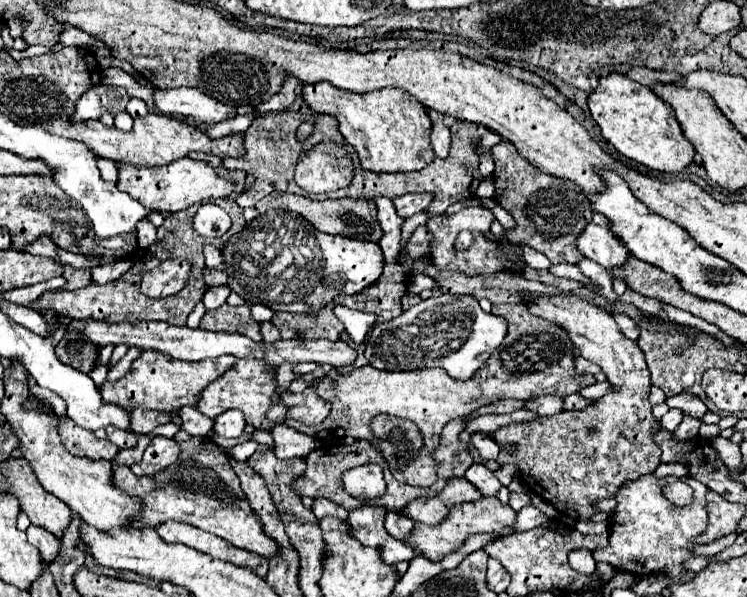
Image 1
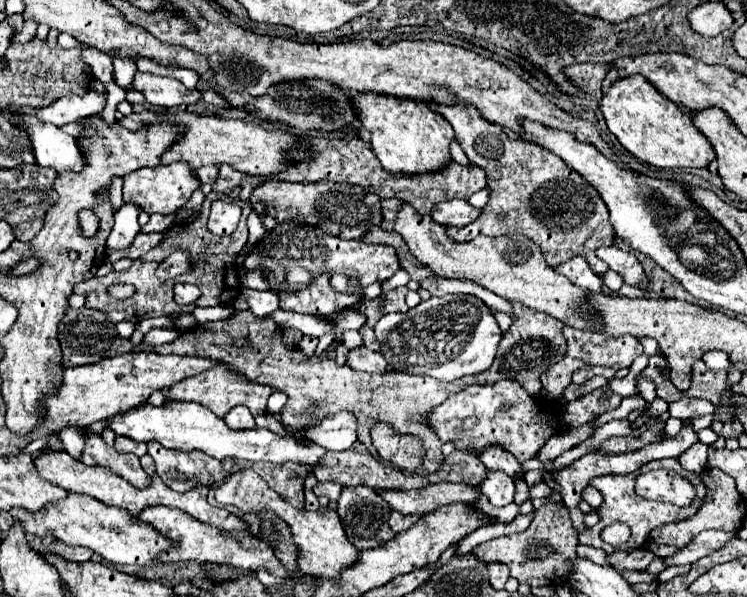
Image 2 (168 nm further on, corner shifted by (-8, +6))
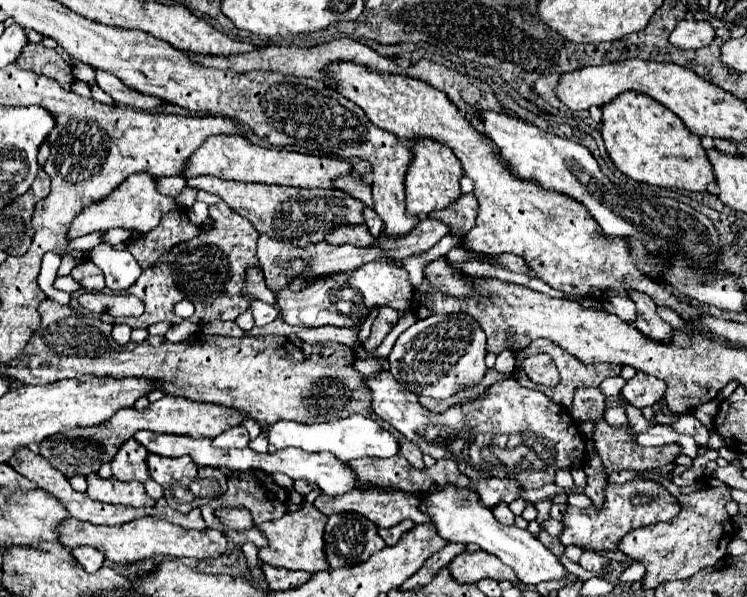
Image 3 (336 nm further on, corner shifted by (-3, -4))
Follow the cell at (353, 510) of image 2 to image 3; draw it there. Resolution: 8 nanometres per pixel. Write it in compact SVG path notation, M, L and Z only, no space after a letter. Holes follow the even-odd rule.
M329 515L325 527L325 549L331 567L347 567L367 561L385 547L375 523L363 515Z

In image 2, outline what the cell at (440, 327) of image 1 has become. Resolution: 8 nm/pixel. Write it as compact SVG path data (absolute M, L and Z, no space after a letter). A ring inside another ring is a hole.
M454 295L430 297L408 313L388 313L376 323L374 333L392 371L428 375L438 381L454 381L464 375L486 371L502 339L490 309L470 295L456 301Z

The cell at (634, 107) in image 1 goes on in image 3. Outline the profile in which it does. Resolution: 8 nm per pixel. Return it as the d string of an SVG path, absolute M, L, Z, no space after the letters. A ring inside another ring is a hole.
M625 91L601 107L601 135L615 167L627 177L657 187L675 187L687 191L705 191L713 181L713 167L697 135L691 135L677 115L655 103L649 95Z

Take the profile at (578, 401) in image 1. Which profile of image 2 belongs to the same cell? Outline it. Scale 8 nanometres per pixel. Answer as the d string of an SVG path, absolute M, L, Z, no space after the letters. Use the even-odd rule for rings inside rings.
M626 375L624 379L612 379L612 381L608 383L608 387L610 387L614 393L622 395L622 397L634 397L634 395L640 395L638 389L636 389L636 379L630 377L630 375Z

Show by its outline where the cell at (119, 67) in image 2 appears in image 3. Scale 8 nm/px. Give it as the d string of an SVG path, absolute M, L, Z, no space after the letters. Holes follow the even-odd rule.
M78 60L73 61L72 74L75 80L84 82L94 81L95 71L96 69L94 67L84 64L81 61Z

